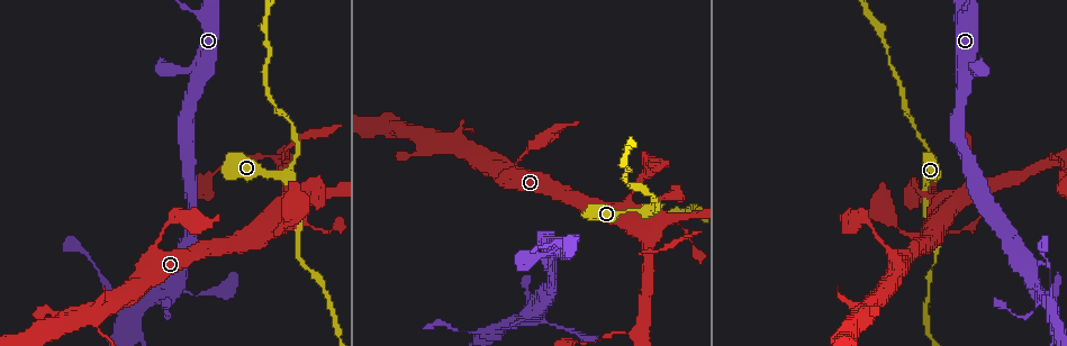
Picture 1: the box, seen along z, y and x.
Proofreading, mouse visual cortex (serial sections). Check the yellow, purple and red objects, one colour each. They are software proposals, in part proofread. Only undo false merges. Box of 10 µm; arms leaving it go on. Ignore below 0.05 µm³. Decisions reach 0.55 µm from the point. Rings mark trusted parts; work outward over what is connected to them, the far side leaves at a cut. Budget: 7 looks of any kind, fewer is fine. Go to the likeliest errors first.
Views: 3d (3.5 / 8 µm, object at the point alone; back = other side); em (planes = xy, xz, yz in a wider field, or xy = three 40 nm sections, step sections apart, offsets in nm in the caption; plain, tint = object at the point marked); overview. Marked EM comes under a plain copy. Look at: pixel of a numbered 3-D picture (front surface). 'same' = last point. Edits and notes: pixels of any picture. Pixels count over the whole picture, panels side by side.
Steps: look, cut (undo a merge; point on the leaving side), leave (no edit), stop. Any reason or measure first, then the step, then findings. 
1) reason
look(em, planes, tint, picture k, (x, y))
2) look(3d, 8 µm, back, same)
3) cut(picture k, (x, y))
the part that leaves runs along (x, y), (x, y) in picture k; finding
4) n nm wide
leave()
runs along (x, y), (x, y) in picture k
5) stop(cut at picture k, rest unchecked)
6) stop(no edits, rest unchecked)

three-way junction
look(3d, 8 µm, picture 1, (284, 191))

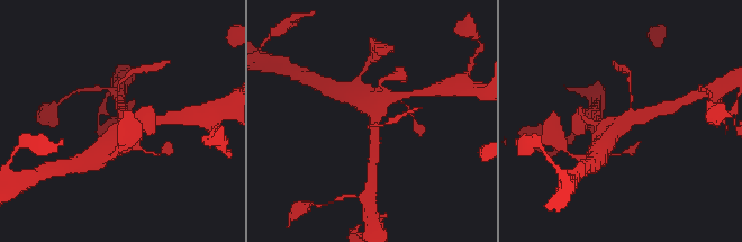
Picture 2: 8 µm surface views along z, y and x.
3 arms; arms of 100, 400, 600 nm; now the EM
look(em, xy, step 1, tint, same)

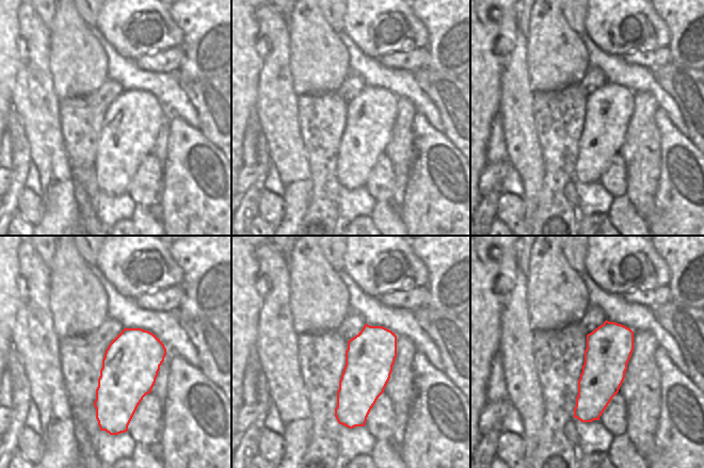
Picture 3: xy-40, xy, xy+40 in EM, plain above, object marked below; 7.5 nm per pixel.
leave()
one cell here

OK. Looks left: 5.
look(3d, 3.5 µm, picture 1, (1034, 284))

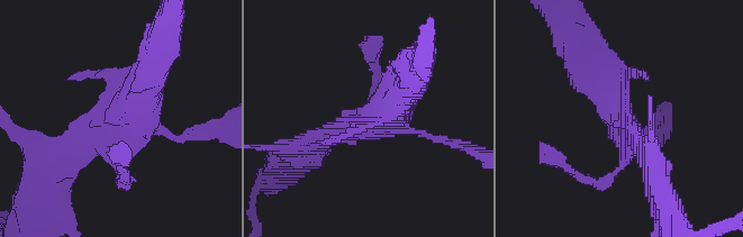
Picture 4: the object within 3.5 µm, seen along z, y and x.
leave()
runs along (160, 56), (135, 118), (70, 146) in picture 4; continuous, no second cell

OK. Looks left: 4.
narrows sharply
look(3d, 3.5 µm, picture 1, (166, 226))

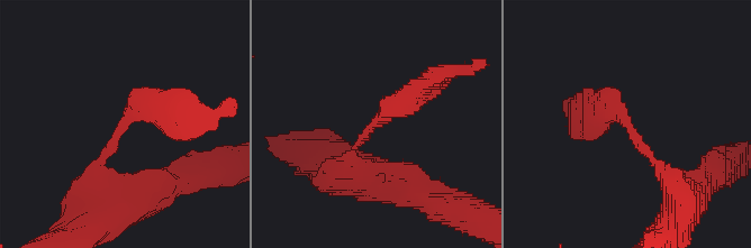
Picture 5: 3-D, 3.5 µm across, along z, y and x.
arms of 200, 350 nm; shape alone is not enough
look(em, xy, step 2, tint, picture 5, (125, 124))

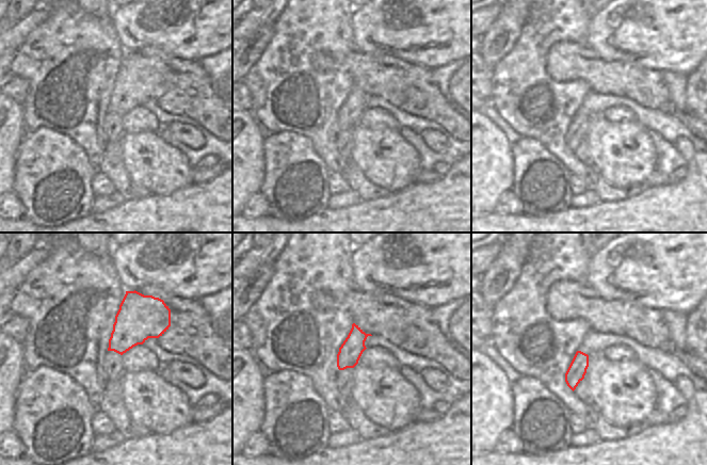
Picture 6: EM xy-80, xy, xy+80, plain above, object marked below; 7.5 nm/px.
170 nm wide
leave()
runs along (350, 166), (367, 131), (432, 80) in picture 5; continuous, no second cell

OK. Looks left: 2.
stop(no edits, rest unchecked)

